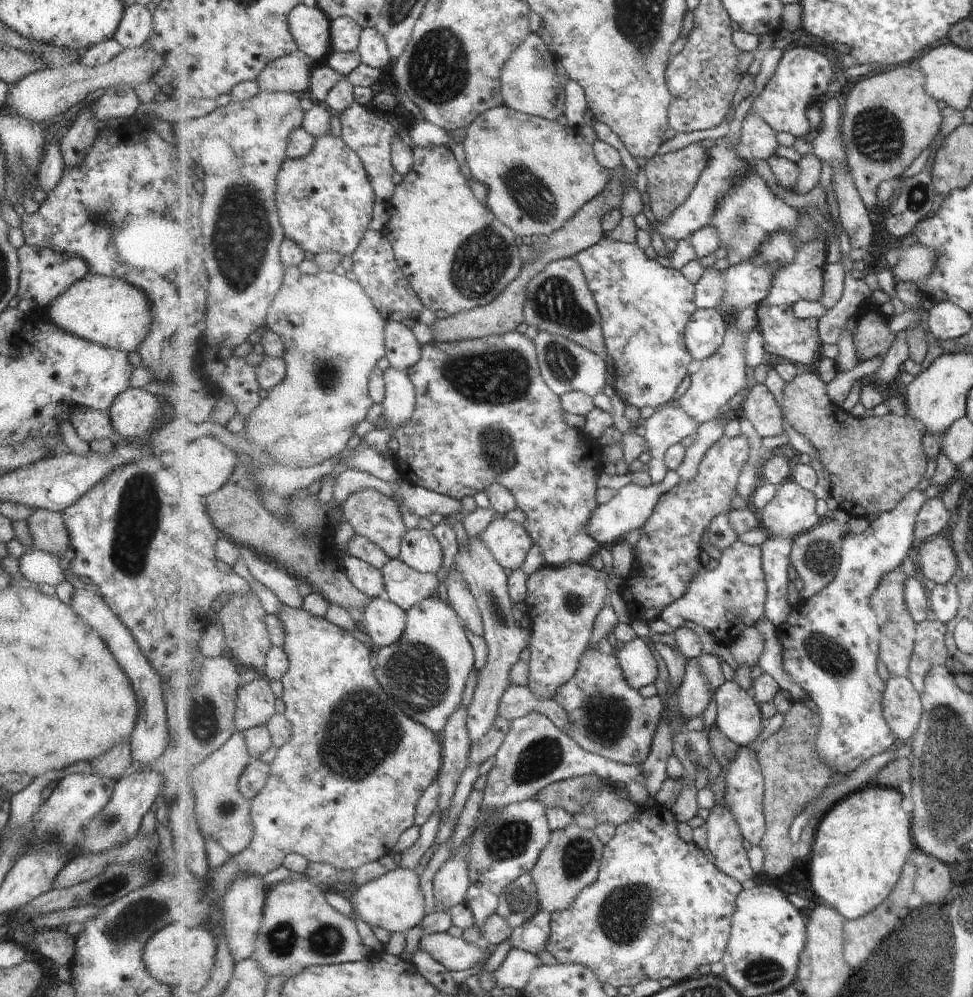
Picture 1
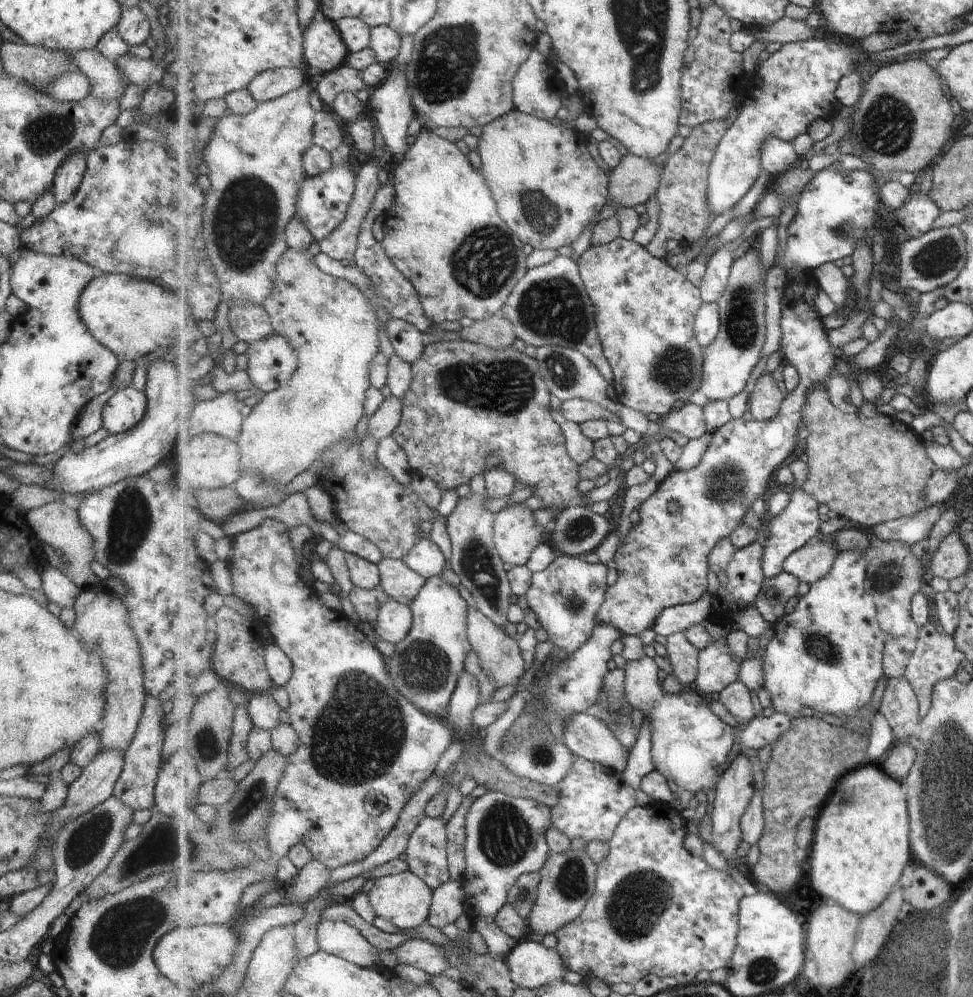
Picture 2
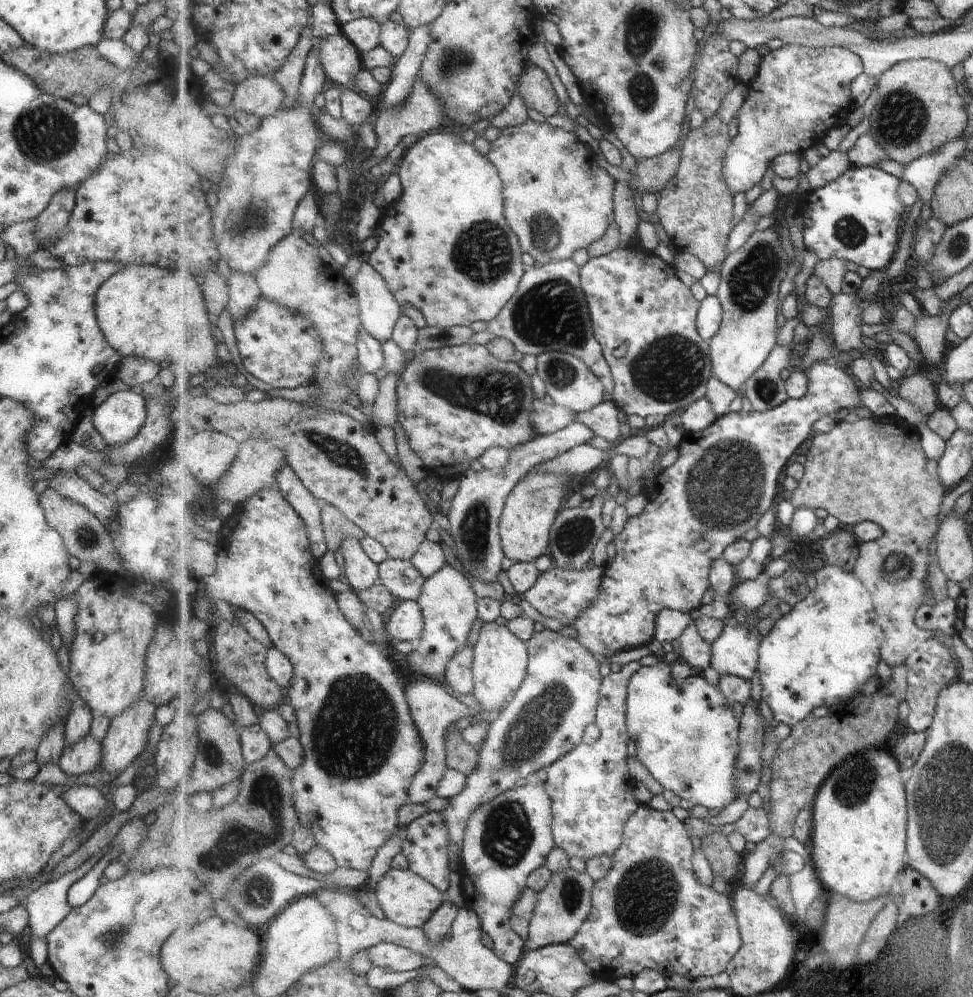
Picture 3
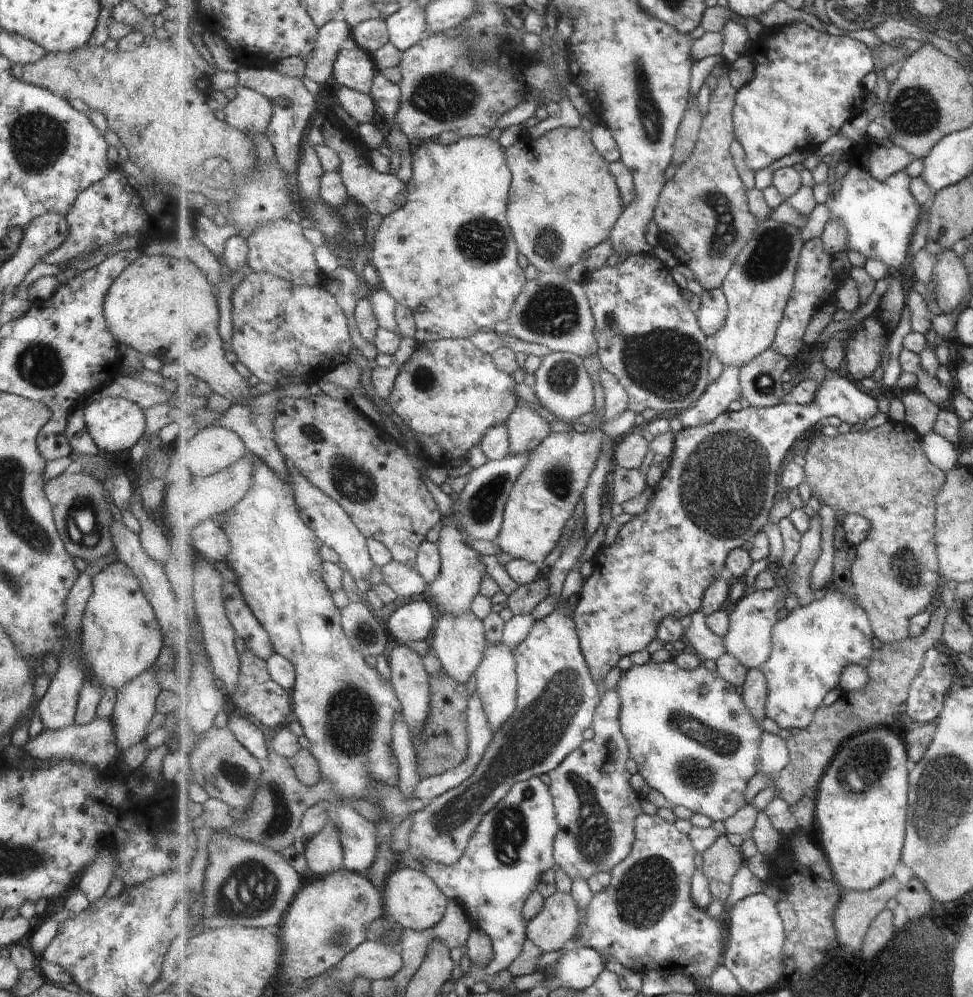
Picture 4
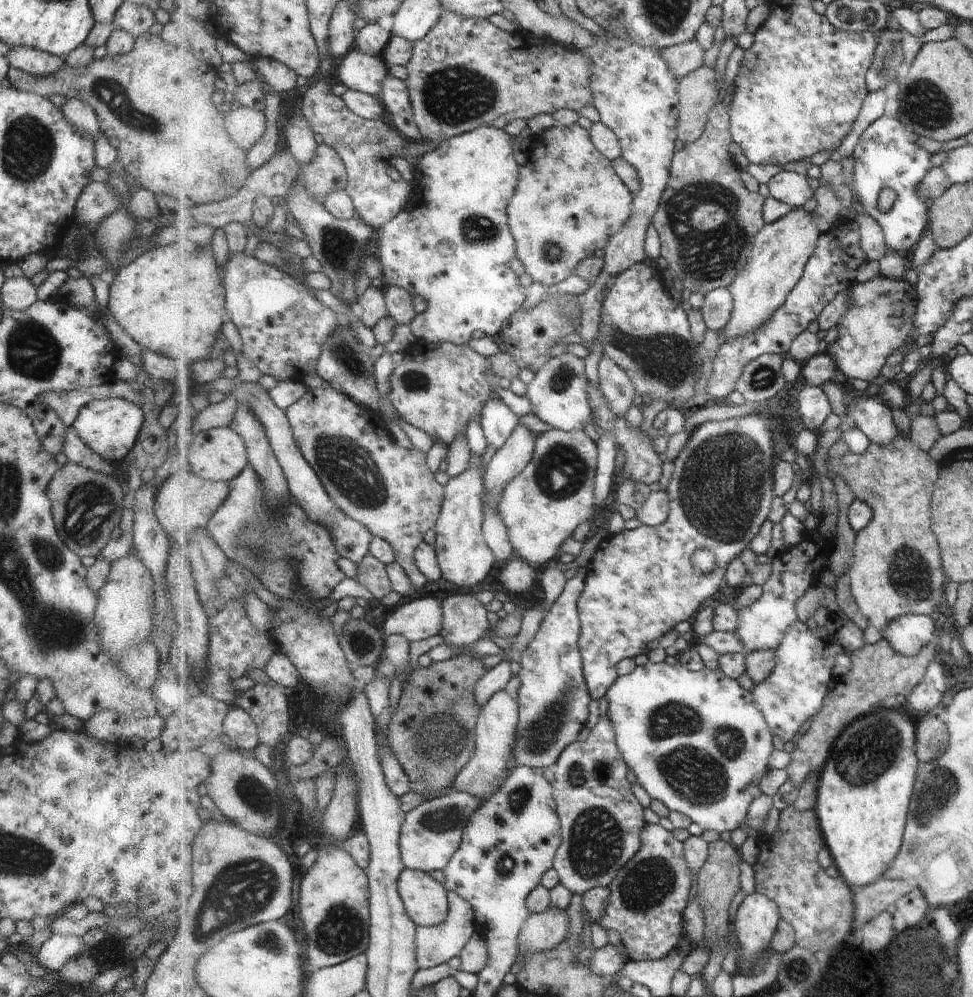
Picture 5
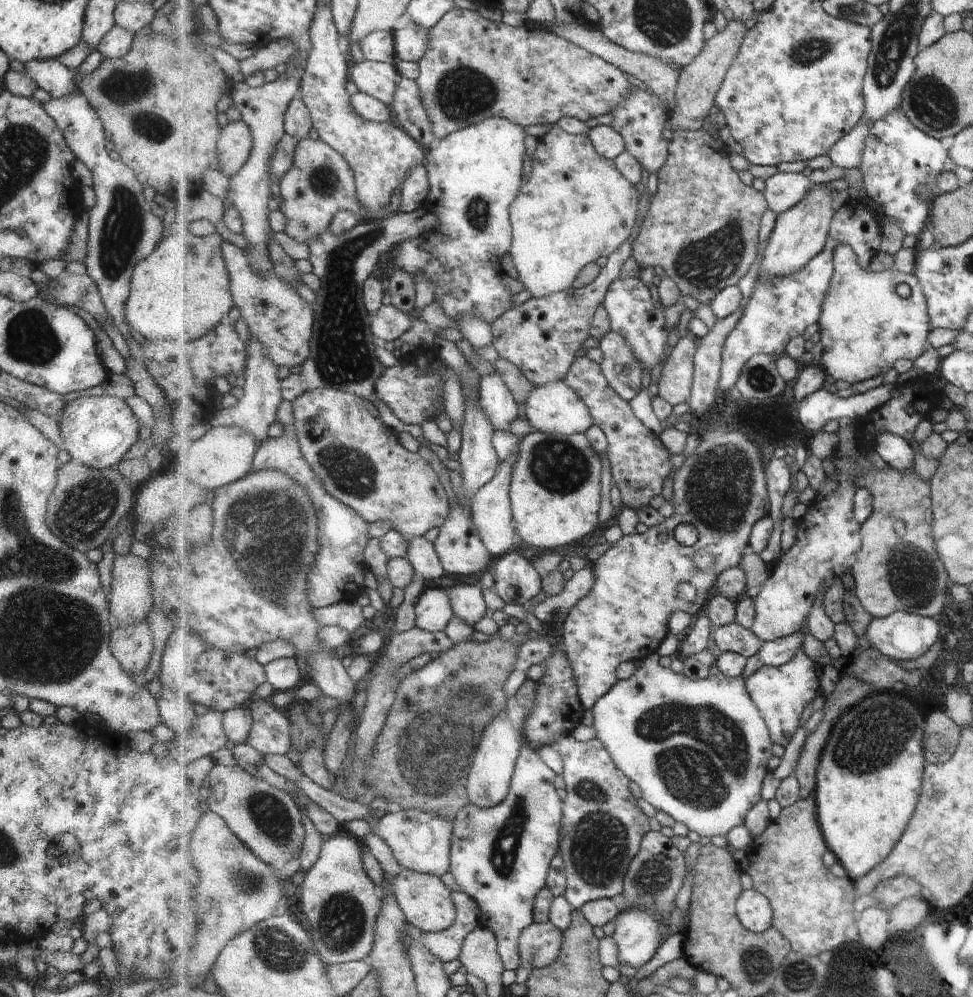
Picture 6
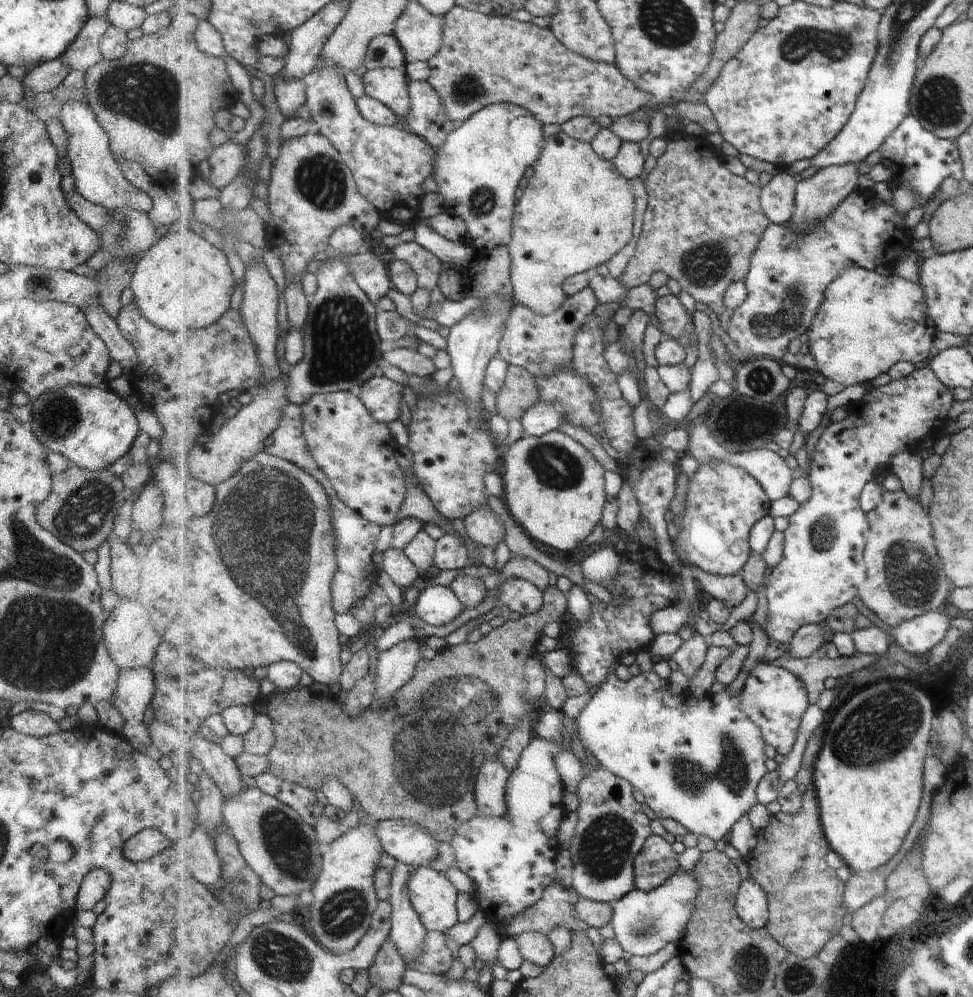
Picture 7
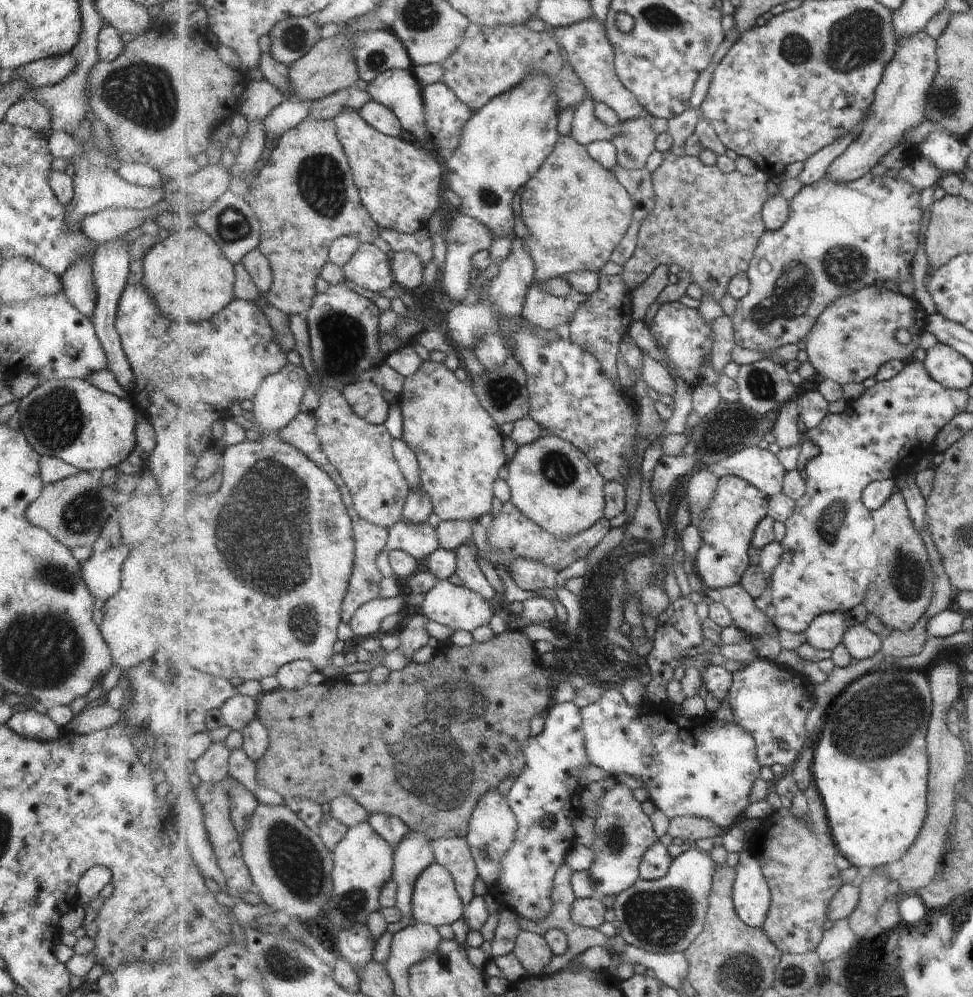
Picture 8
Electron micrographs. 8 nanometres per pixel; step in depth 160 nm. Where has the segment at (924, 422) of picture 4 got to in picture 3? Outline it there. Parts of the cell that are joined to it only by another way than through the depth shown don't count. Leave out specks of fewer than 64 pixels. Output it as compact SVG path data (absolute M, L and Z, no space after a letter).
M923 374L908 376L898 381L897 386L900 398L911 402L915 408L927 413L928 417L941 407L935 384L929 382L929 378Z

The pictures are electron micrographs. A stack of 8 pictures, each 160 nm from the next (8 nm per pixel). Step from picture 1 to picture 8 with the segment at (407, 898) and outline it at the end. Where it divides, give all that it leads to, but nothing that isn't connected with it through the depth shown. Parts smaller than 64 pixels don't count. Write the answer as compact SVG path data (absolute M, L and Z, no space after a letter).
M435 862L429 866L415 884L413 892L413 915L414 919L425 924L438 927L441 925L451 925L456 920L463 918L466 906L461 902L460 895L455 888L455 880L451 876L451 872Z

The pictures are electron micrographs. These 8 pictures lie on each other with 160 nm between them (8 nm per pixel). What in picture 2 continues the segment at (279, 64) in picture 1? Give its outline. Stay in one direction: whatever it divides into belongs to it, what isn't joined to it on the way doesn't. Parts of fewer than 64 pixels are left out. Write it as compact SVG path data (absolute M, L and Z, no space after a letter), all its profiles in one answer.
M306 67L302 68L275 68L259 74L248 87L249 92L257 103L276 100L289 92L299 90L309 81Z

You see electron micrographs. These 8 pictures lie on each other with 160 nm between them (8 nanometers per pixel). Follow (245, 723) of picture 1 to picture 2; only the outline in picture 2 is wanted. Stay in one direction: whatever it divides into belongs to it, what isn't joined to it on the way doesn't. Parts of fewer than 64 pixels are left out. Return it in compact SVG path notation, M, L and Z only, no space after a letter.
M269 691L250 694L246 708L255 727L270 732L273 728L277 728L279 724L282 724L280 720L281 708Z

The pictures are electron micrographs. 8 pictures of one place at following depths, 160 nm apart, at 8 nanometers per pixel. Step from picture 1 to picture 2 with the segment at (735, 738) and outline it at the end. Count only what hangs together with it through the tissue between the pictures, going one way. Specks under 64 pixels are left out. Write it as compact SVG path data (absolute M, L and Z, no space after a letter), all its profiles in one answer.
M733 682L719 693L719 702L735 718L736 726L747 724L755 718L751 692L743 682Z

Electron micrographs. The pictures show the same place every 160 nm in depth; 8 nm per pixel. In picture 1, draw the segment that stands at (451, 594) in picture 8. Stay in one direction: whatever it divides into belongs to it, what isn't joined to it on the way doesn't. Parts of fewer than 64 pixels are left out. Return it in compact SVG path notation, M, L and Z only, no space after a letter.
M375 598L365 610L364 632L378 647L397 644L405 633L407 611L388 598Z

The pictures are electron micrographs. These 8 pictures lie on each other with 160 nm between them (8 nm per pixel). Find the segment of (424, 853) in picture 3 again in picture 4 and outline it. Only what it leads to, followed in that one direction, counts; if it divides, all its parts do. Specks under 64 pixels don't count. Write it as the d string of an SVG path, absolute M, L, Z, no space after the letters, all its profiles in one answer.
M533 777L527 781L517 782L505 799L501 800L491 812L485 814L459 864L447 866L429 858L421 858L418 861L421 870L440 887L448 899L458 901L473 920L475 927L484 931L492 940L494 958L486 966L486 973L491 977L499 974L501 970L508 969L524 950L525 942L528 941L526 935L528 924L523 918L524 907L533 892L537 891L537 886L540 886L541 876L547 870L554 870L557 867L554 854L559 830L550 786L547 786L541 778Z

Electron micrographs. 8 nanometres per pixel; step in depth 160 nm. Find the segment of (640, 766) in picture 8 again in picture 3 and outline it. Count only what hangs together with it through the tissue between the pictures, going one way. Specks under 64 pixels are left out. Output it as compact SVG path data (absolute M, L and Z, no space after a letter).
M662 658L654 666L642 667L629 682L627 726L634 741L636 756L647 766L649 773L666 790L681 799L711 810L724 810L735 800L737 790L737 760L740 754L740 718L733 714L732 704L720 688L713 686L702 674L685 680L675 680L671 659Z

